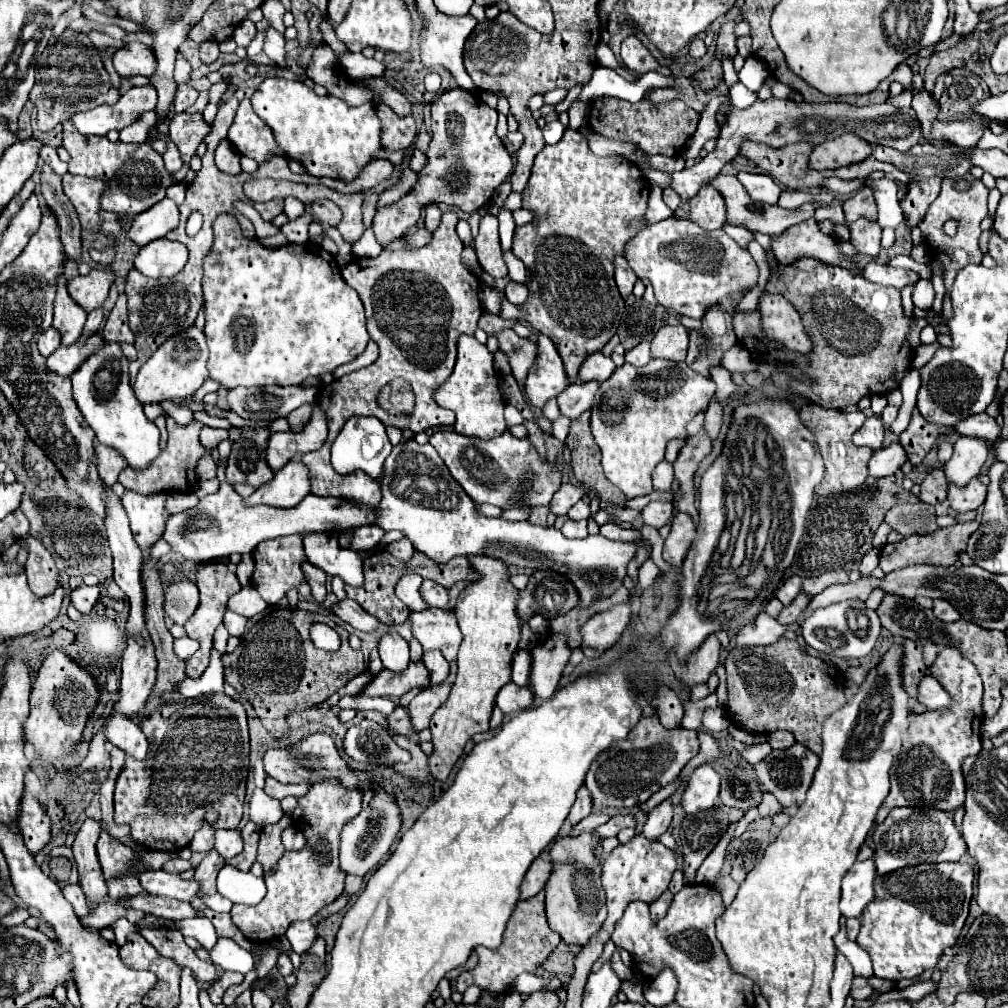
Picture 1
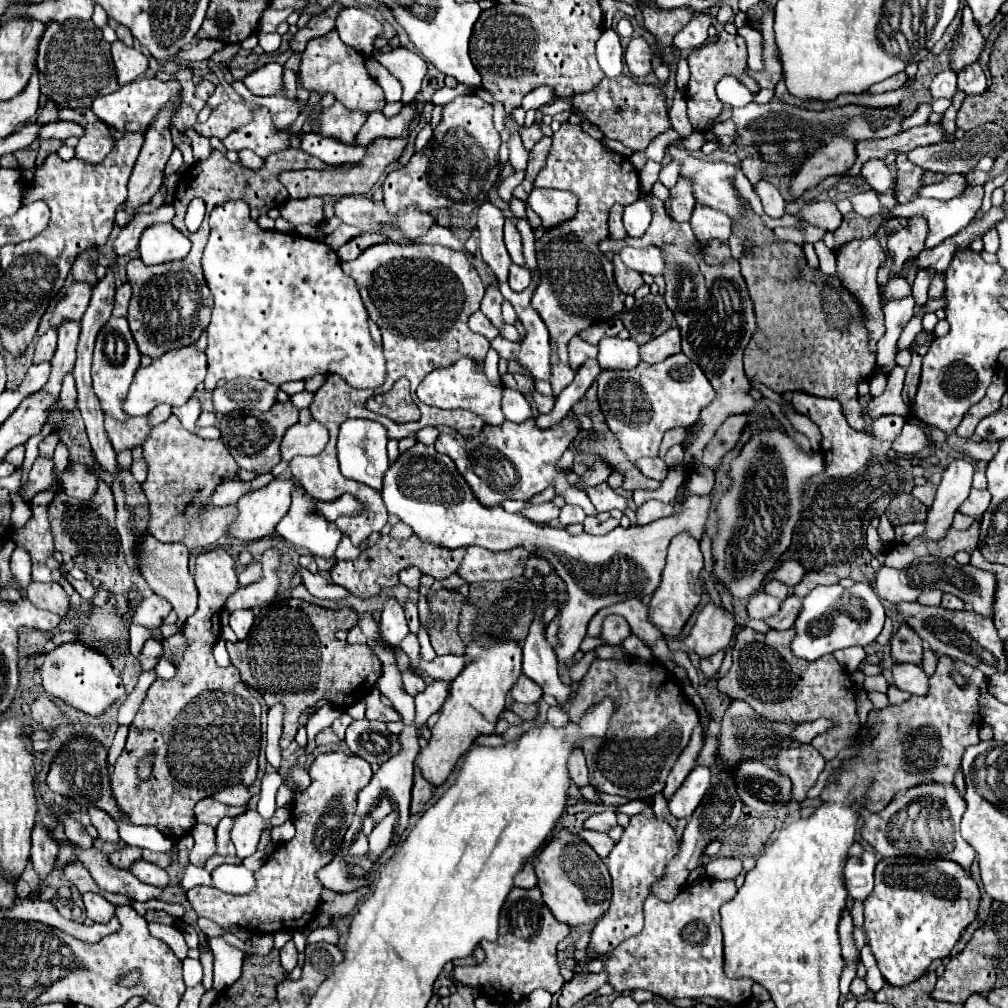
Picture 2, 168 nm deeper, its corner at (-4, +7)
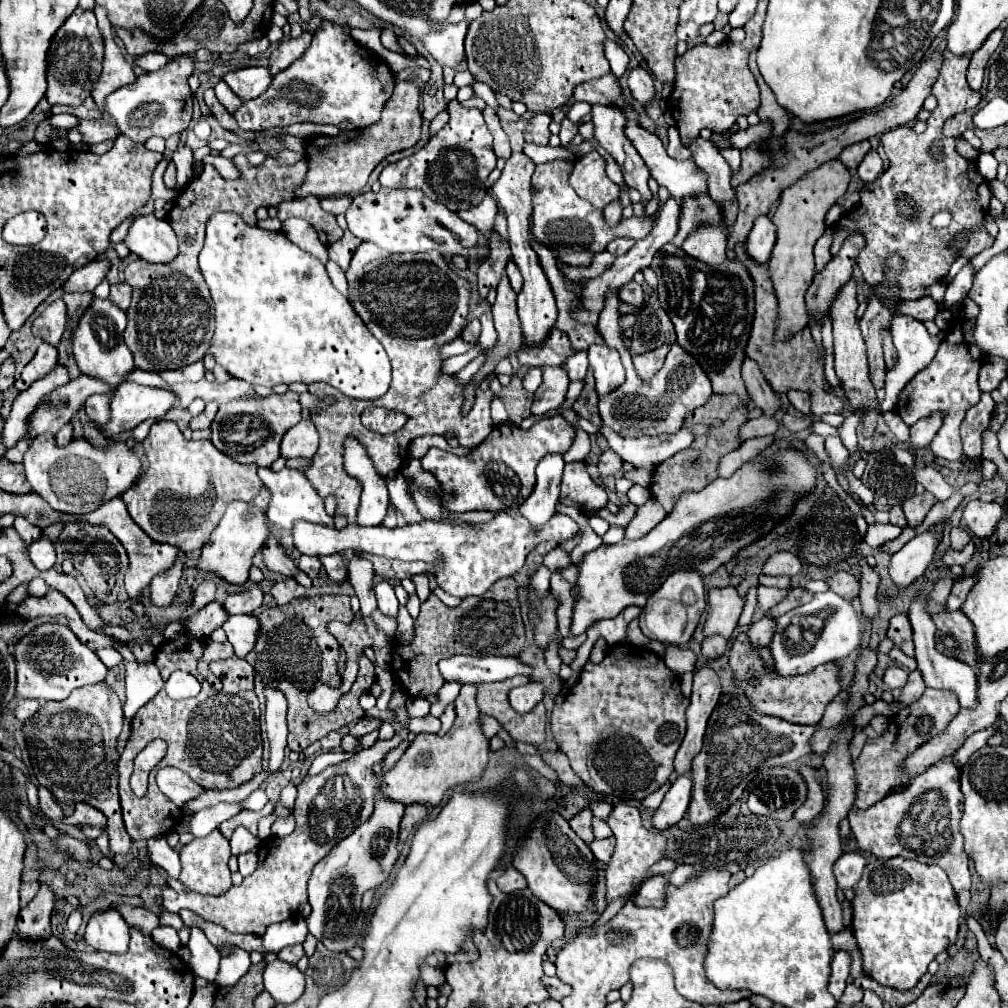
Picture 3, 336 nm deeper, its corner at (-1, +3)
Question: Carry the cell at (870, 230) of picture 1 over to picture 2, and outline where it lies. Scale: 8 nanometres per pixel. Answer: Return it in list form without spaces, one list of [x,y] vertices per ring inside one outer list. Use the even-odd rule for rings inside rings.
[[[870,236],[866,240],[854,240],[846,246],[842,246],[836,252],[836,260],[838,260],[838,268],[836,274],[842,282],[842,286],[846,286],[846,290],[850,290],[858,302],[862,302],[862,308],[866,310],[866,330],[868,330],[868,346],[870,350],[874,350],[876,354],[876,342],[882,338],[884,334],[884,312],[882,312],[882,304],[880,304],[880,290],[878,290],[878,282],[876,282],[876,272],[880,268],[880,264],[884,262],[884,250],[880,248],[880,242],[876,236]]]

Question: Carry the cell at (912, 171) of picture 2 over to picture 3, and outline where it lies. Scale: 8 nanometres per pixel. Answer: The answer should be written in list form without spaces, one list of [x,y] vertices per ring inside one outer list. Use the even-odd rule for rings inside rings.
[[[949,50],[943,52],[943,64],[939,68],[937,82],[933,84],[933,94],[937,96],[939,104],[927,120],[927,130],[923,134],[917,134],[909,126],[899,126],[881,136],[881,144],[889,158],[889,168],[879,180],[861,188],[859,208],[845,212],[843,220],[831,230],[831,254],[839,250],[843,238],[847,238],[851,230],[863,230],[863,234],[867,234],[867,246],[863,254],[859,254],[857,264],[871,286],[883,280],[883,262],[887,254],[899,252],[905,258],[905,270],[897,278],[901,284],[899,296],[903,300],[921,298],[925,286],[943,280],[955,260],[955,250],[961,250],[961,256],[973,258],[993,244],[993,238],[987,234],[987,230],[979,230],[979,222],[989,208],[989,182],[983,180],[983,176],[977,172],[975,162],[965,160],[957,154],[955,138],[945,138],[941,132],[943,122],[949,116],[975,108],[981,100],[981,94],[969,90],[965,80],[969,58],[971,56],[967,54],[953,54]],[[941,208],[947,208],[953,214],[953,222],[949,228],[933,228],[929,224],[931,216]],[[967,230],[973,232],[969,242],[951,248],[949,240],[957,232]]]

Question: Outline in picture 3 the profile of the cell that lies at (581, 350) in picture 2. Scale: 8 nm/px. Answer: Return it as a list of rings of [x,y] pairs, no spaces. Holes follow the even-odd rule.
[[[555,328],[549,334],[549,342],[545,342],[537,352],[519,350],[519,362],[523,366],[565,366],[573,354],[577,354],[577,350],[571,346],[567,334]]]

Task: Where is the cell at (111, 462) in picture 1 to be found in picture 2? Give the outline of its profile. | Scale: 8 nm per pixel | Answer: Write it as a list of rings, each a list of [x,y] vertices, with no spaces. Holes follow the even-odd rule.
[[[106,416],[104,426],[106,426],[108,438],[110,438],[116,452],[122,452],[124,448],[134,448],[134,446],[144,444],[144,440],[150,432],[148,416],[140,416],[138,420],[132,418],[132,420],[126,420],[126,422],[118,422],[118,420]]]

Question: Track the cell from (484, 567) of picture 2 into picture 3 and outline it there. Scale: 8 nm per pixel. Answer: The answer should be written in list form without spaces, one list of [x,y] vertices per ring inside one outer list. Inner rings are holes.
[[[499,514],[495,520],[485,524],[473,524],[473,528],[465,528],[465,524],[449,524],[449,522],[417,522],[417,524],[405,524],[395,530],[389,530],[385,526],[347,526],[343,530],[327,528],[327,526],[315,526],[309,522],[297,522],[293,530],[293,542],[295,548],[301,554],[309,556],[329,556],[329,554],[343,554],[347,550],[351,552],[363,552],[363,554],[377,554],[387,558],[399,558],[399,560],[425,560],[433,564],[437,558],[443,558],[443,566],[435,566],[435,578],[439,586],[459,598],[467,596],[481,596],[485,594],[497,580],[509,578],[523,570],[527,554],[537,546],[537,542],[543,540],[563,540],[573,538],[577,534],[579,526],[575,520],[563,514],[555,514],[543,530],[539,530],[539,538],[535,538],[535,532],[531,530],[531,524],[527,518],[515,514]]]

